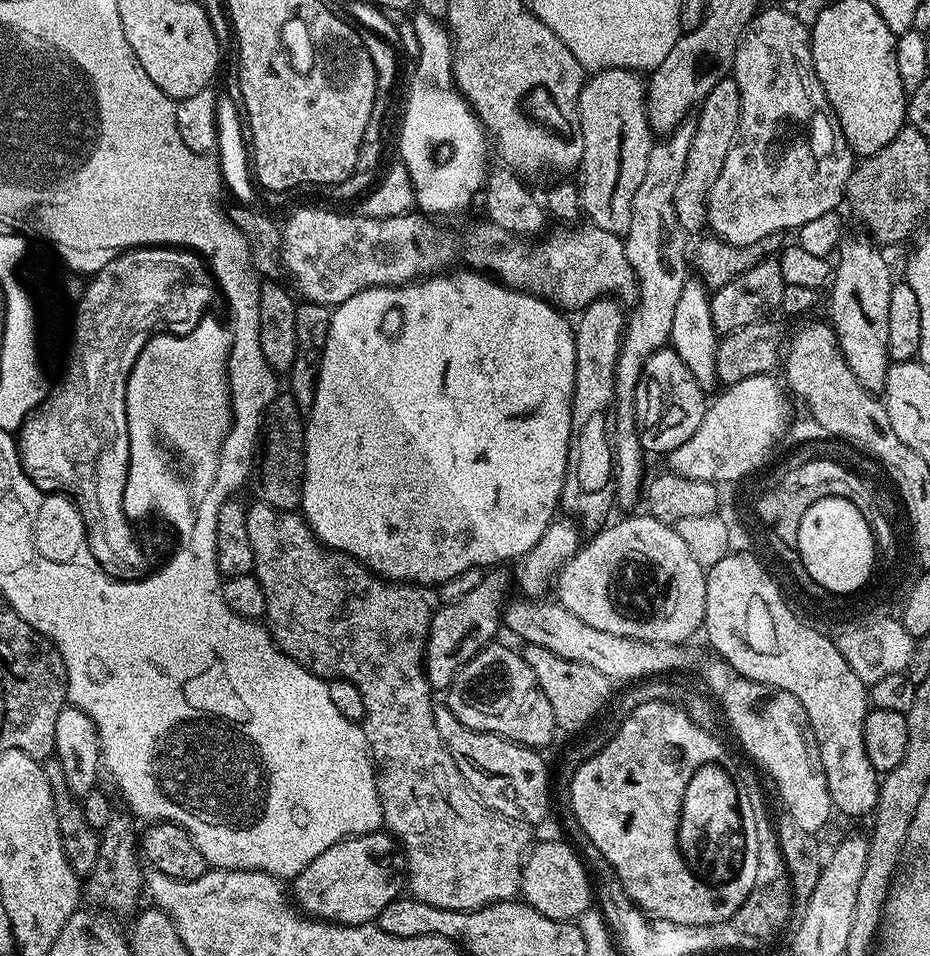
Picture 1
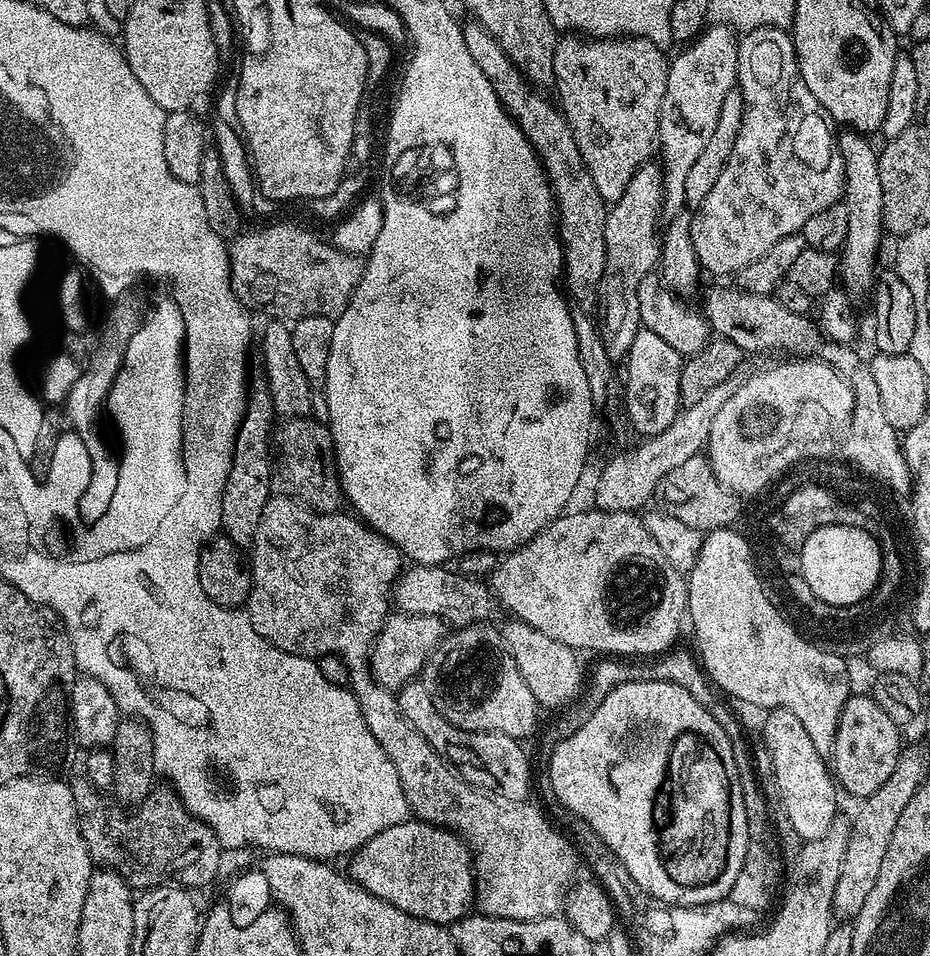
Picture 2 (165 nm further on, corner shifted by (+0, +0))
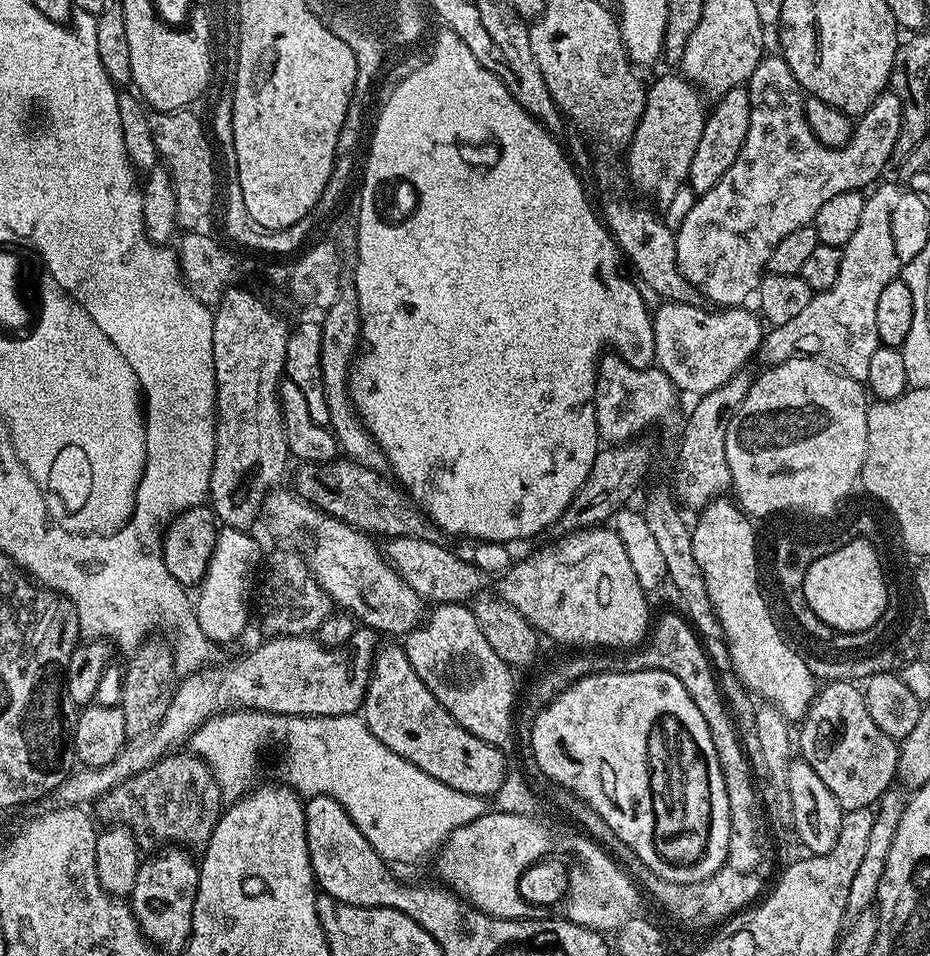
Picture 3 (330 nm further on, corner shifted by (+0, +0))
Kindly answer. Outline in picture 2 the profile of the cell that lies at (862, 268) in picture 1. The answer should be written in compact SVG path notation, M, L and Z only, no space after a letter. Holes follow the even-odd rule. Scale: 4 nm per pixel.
M844 130L841 133L841 136L838 136L838 151L844 185L842 202L846 206L846 214L850 214L850 223L846 229L846 242L838 253L839 279L845 284L843 287L849 293L864 291L867 293L875 285L878 275L876 255L880 252L880 239L886 236L882 178L878 174L880 158L877 149L875 147L872 149L872 144L868 141L871 139L865 133L851 130Z

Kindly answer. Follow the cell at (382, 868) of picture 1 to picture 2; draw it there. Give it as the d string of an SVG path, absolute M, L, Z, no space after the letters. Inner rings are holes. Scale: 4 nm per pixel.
M409 818L390 830L382 830L351 853L351 879L355 880L370 894L398 906L406 914L416 916L431 924L451 926L463 916L469 915L474 904L474 856L468 851L467 844L454 832L428 824L424 820Z

